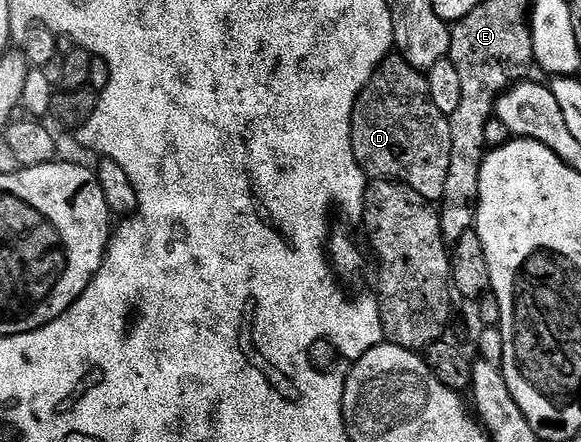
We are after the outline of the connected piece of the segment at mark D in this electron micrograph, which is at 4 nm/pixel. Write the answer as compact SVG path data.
M386 57L361 91L351 120L351 146L357 163L368 178L400 181L402 185L413 187L413 191L417 191L417 195L421 195L426 201L442 201L445 179L449 175L451 122L448 114L437 111L431 101L426 76L420 70L414 69L403 57Z

